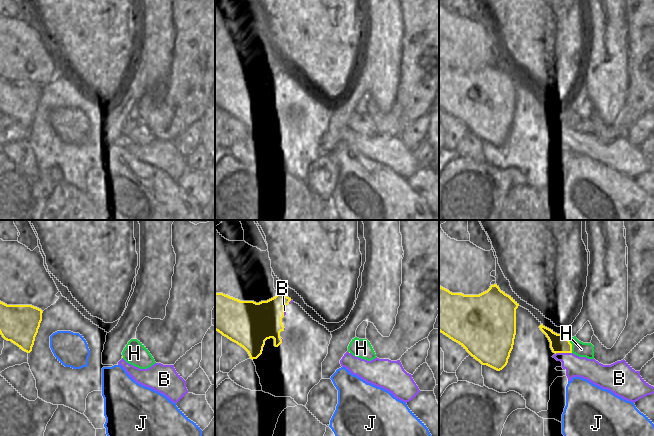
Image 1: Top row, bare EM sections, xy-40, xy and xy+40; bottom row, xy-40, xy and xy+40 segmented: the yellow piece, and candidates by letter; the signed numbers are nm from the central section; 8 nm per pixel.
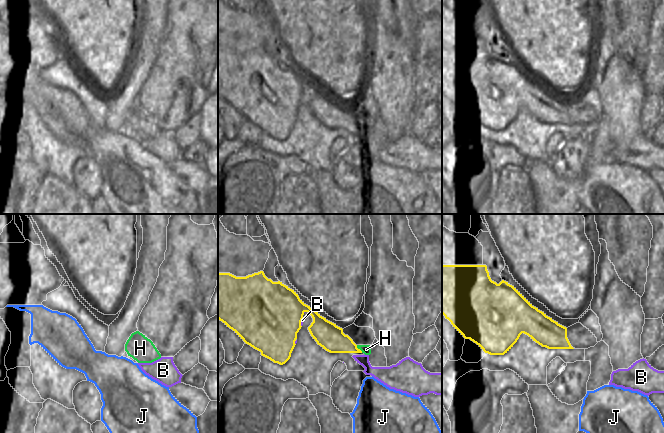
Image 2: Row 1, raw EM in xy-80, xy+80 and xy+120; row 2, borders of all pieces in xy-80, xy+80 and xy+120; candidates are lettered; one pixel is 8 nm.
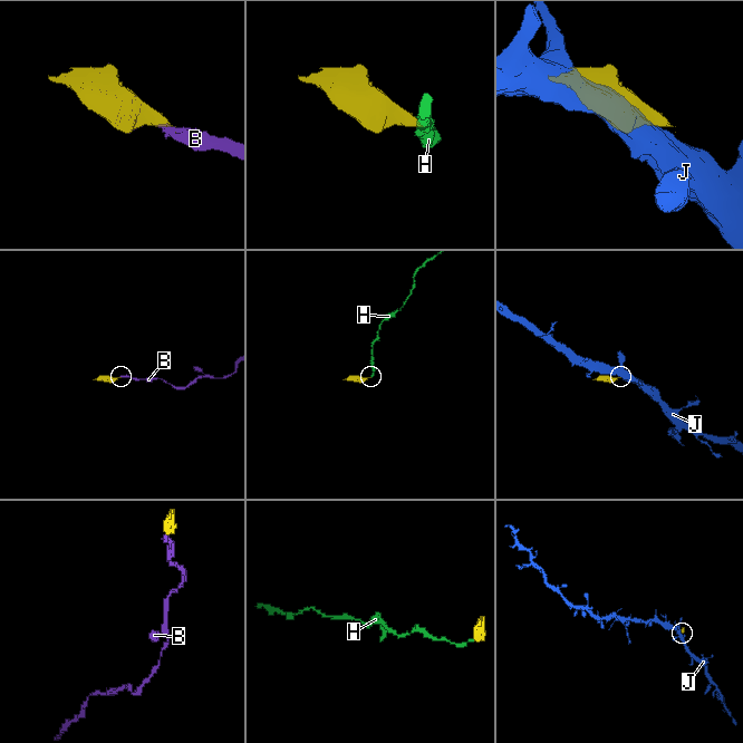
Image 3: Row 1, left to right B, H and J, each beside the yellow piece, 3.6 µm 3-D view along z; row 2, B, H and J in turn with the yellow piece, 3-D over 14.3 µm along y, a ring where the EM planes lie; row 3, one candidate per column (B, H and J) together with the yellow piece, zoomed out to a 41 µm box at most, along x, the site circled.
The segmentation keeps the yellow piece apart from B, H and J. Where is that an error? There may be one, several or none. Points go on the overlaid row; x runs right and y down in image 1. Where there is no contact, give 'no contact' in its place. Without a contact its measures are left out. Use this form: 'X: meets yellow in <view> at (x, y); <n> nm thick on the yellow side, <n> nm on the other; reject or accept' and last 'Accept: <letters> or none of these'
B: meets yellow in xy+40 at (563, 352); 140 nm thick on the yellow side, 170 nm on the other; accept
H: meets yellow in xy+40 at (571, 346); 140 nm thick on the yellow side, 120 nm on the other; reject
J: no contact; reject
Accept: B

